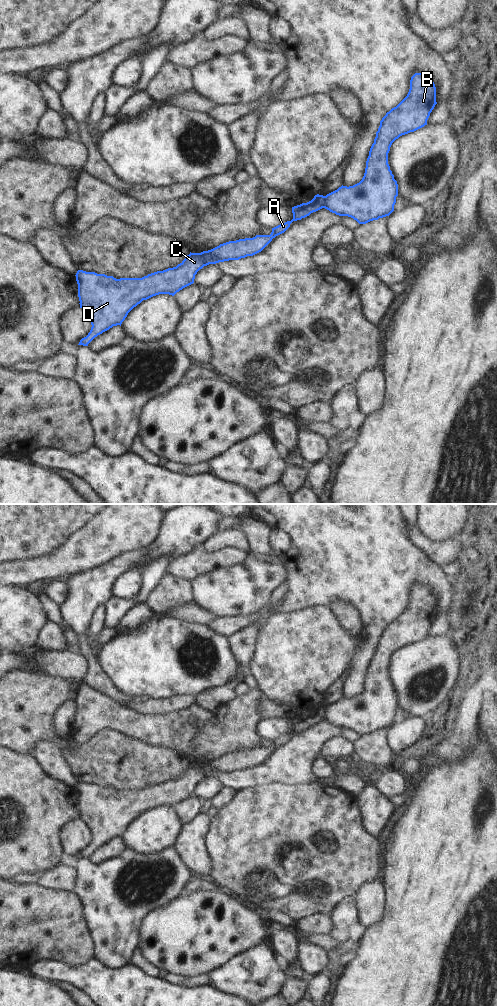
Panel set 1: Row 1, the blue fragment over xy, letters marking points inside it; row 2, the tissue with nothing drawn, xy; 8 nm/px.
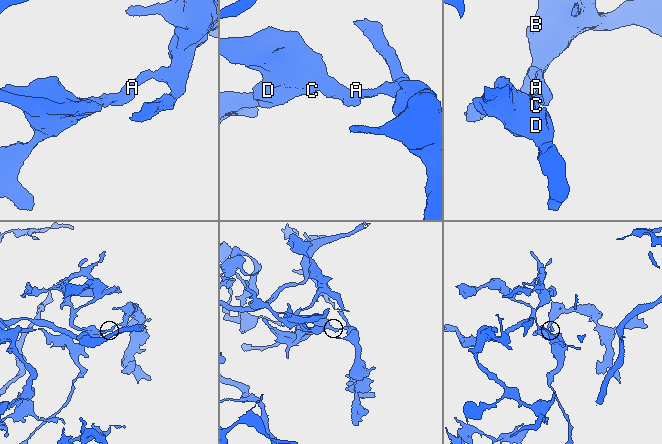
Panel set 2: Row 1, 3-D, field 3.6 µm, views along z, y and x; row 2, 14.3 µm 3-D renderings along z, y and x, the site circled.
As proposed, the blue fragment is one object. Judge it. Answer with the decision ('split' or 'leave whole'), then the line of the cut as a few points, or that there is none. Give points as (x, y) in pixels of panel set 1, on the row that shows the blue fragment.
split; cut in xy along (325, 196), (323, 207)

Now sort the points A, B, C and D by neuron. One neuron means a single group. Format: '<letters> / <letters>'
A C D / B

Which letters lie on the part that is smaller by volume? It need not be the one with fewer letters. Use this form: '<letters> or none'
B.

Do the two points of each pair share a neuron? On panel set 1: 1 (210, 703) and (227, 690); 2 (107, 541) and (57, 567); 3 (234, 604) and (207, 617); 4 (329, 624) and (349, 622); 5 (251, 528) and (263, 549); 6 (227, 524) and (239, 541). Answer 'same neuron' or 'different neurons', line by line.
1: same neuron
2: same neuron
3: different neurons
4: different neurons
5: same neuron
6: different neurons

